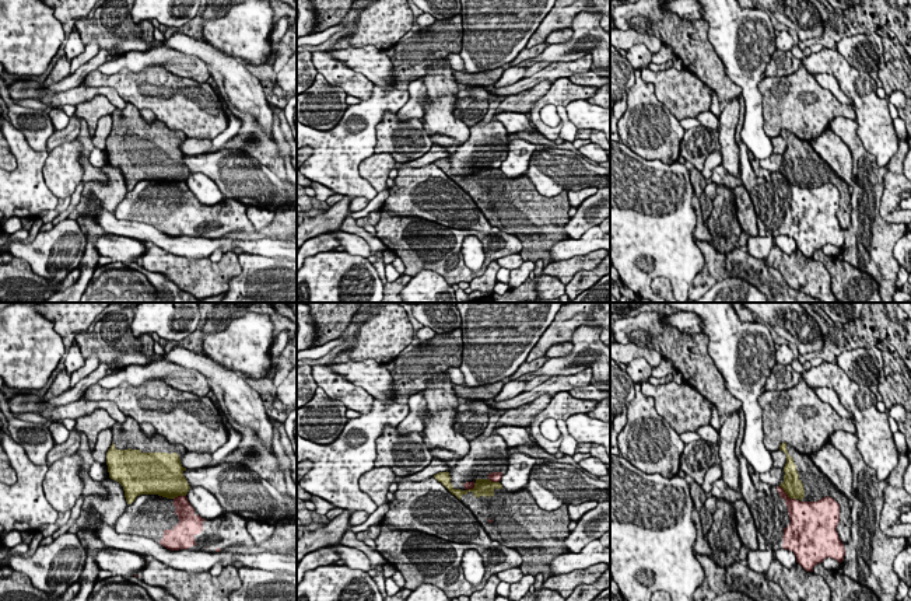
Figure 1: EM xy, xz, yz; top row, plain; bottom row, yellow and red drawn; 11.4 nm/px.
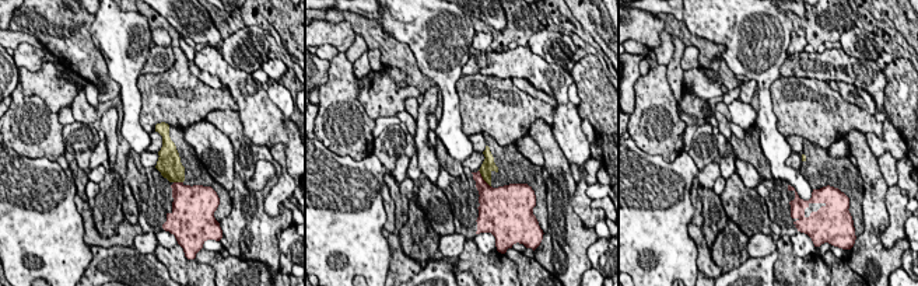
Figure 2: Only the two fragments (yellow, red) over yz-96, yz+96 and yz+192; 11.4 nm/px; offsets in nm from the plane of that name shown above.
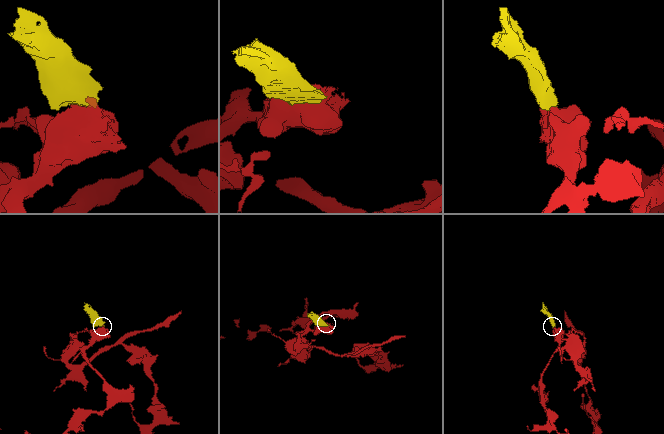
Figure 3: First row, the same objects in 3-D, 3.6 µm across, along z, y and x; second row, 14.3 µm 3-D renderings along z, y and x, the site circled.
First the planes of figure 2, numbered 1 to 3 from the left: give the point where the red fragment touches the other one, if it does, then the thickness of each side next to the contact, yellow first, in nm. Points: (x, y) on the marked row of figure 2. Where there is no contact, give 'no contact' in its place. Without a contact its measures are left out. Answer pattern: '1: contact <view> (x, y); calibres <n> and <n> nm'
1: contact yz-96 (178, 181); calibres 280 and 320 nm
2: contact yz+96 (483, 178); calibres 140 and 260 nm
3: no contact

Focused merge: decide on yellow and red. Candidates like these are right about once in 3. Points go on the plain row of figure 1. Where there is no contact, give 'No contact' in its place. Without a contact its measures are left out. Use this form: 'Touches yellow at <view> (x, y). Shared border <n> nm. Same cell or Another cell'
Touches yellow at yz (787, 180). Shared border 260 nm. Another cell

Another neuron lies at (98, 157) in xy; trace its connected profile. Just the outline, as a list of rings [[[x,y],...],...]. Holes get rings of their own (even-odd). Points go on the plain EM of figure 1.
[[[95,147],[92,148],[88,160],[94,167],[98,168],[104,167],[105,164],[109,164],[108,151]]]

